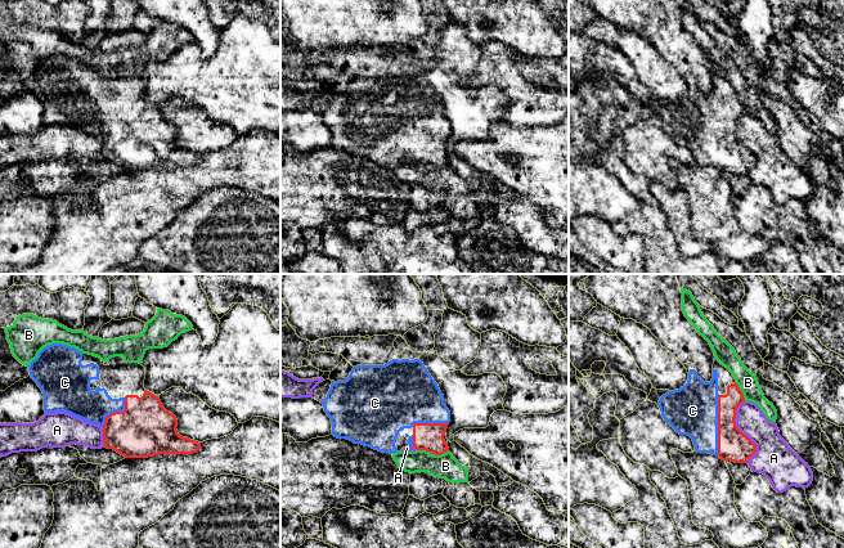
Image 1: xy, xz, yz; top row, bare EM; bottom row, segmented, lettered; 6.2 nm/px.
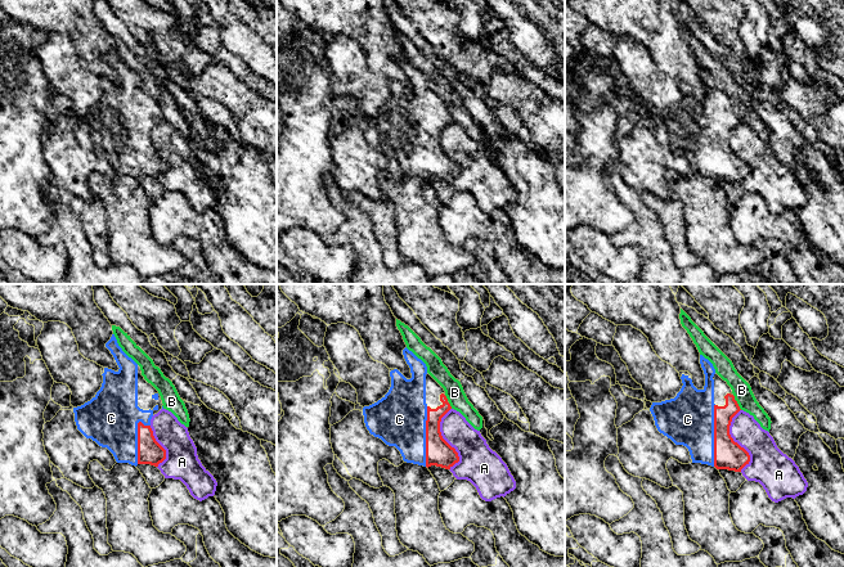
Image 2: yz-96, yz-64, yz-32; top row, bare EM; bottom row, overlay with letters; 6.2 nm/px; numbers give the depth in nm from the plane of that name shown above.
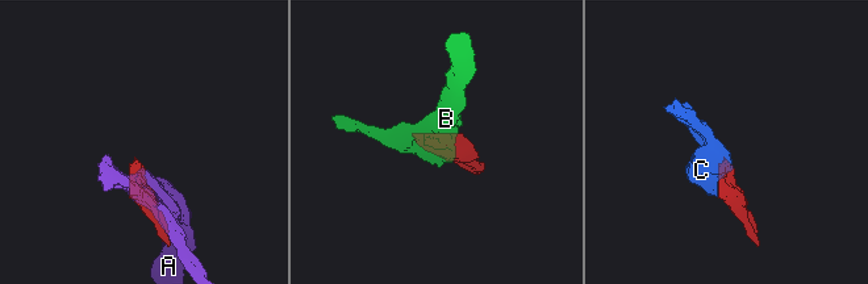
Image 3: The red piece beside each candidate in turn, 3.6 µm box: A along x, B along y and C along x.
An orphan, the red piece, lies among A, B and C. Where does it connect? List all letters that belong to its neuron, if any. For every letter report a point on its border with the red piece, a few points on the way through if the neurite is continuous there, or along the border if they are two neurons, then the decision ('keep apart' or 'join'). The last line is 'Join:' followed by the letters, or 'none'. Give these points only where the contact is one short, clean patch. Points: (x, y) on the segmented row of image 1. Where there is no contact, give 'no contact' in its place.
A: meets red in yz at (740, 431); keep apart
B: meets red in xz at (432, 453); border along xz (417, 449), (425, 449), (435, 454), (448, 452); keep apart
C: meets red in yz at (718, 425); join
Join: C

